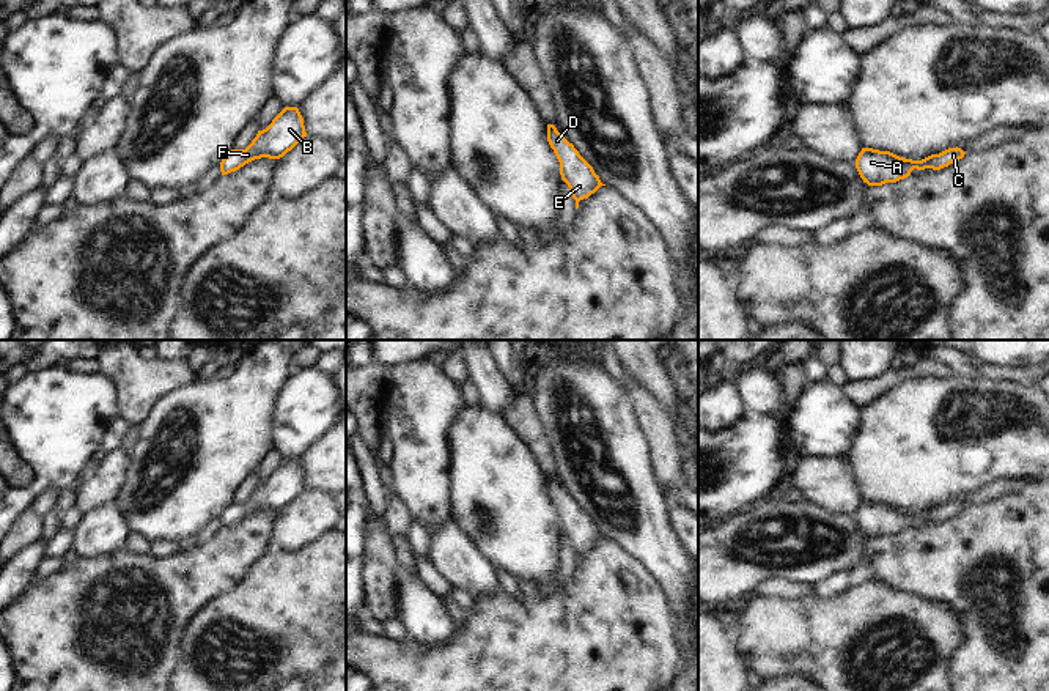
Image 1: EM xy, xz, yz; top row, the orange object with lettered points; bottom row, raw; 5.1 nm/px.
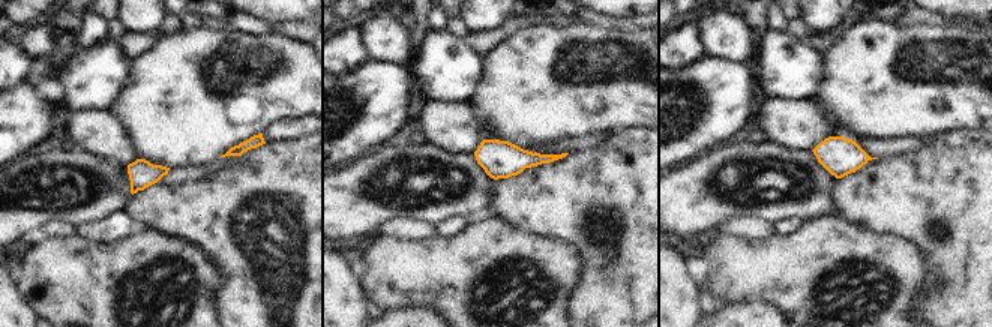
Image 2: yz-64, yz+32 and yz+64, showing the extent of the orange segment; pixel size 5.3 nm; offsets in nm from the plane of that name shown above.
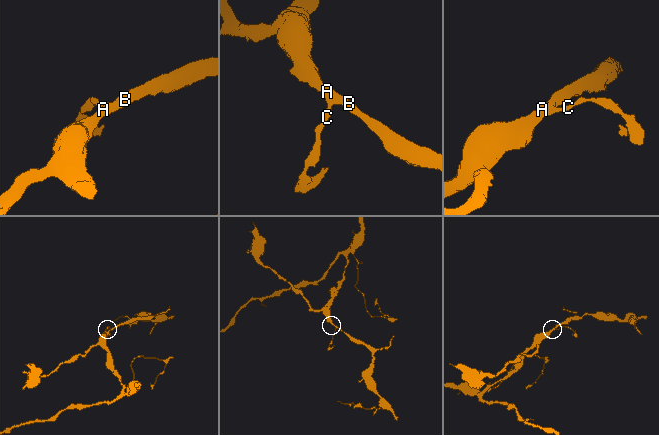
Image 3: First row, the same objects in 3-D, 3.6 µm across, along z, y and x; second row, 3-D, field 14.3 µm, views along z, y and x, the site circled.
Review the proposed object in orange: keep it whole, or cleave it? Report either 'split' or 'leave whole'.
leave whole

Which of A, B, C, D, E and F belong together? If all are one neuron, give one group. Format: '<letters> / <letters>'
A B C D E F

